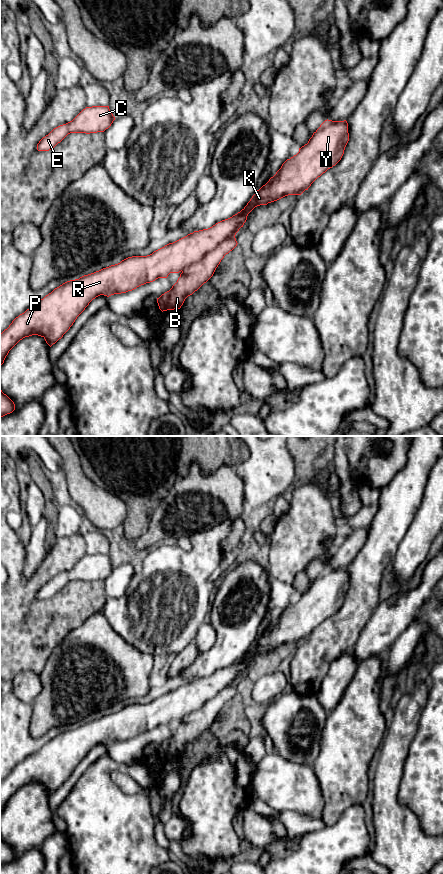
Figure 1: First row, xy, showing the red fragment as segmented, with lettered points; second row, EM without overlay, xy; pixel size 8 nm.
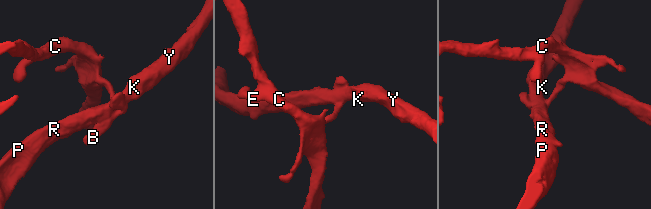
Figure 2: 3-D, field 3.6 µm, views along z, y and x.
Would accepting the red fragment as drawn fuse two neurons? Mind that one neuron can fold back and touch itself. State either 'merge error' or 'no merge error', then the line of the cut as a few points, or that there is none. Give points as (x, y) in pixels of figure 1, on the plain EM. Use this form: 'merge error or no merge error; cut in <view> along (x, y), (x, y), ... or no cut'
merge error; cut in xy along (234, 683), (225, 686), (199, 708), (188, 713), (182, 719)

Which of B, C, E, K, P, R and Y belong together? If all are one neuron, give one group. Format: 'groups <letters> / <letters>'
groups B C E / K P R Y

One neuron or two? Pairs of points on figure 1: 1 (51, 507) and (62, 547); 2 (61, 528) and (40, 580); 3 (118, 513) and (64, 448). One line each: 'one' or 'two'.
1: two
2: two
3: one

